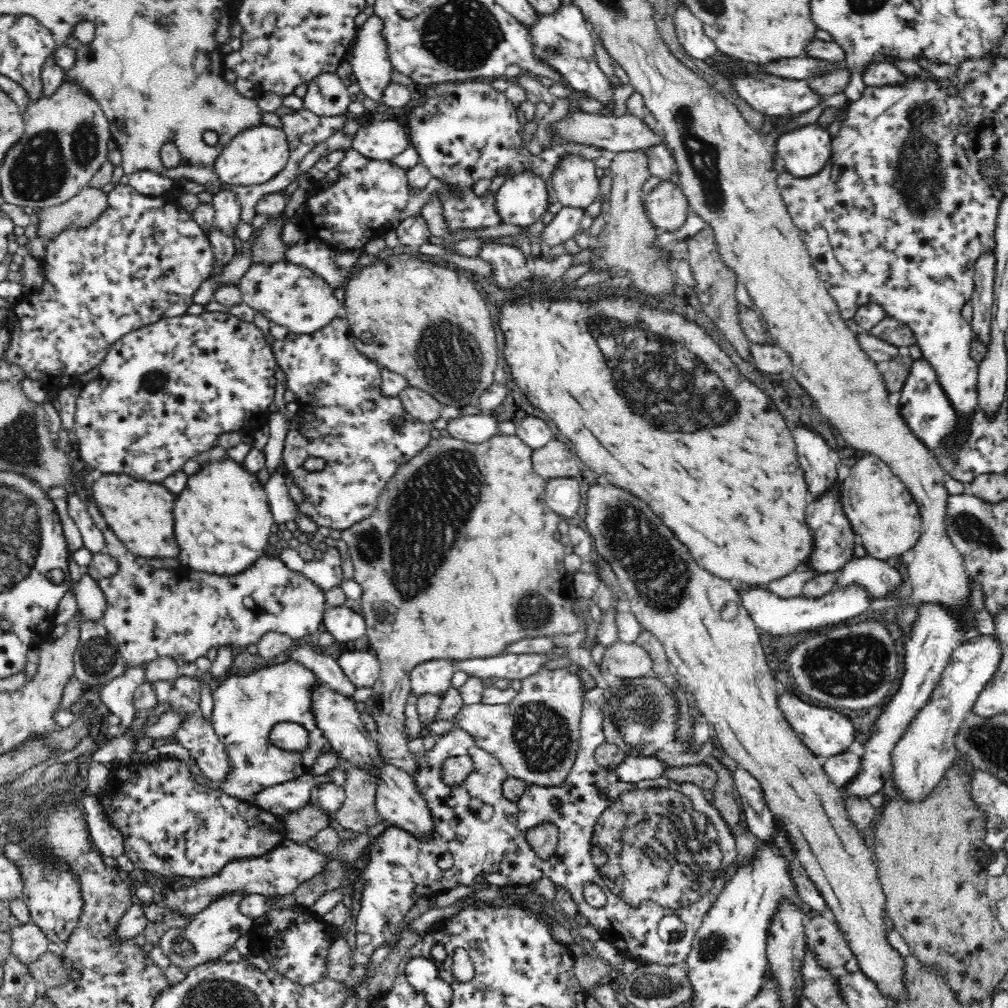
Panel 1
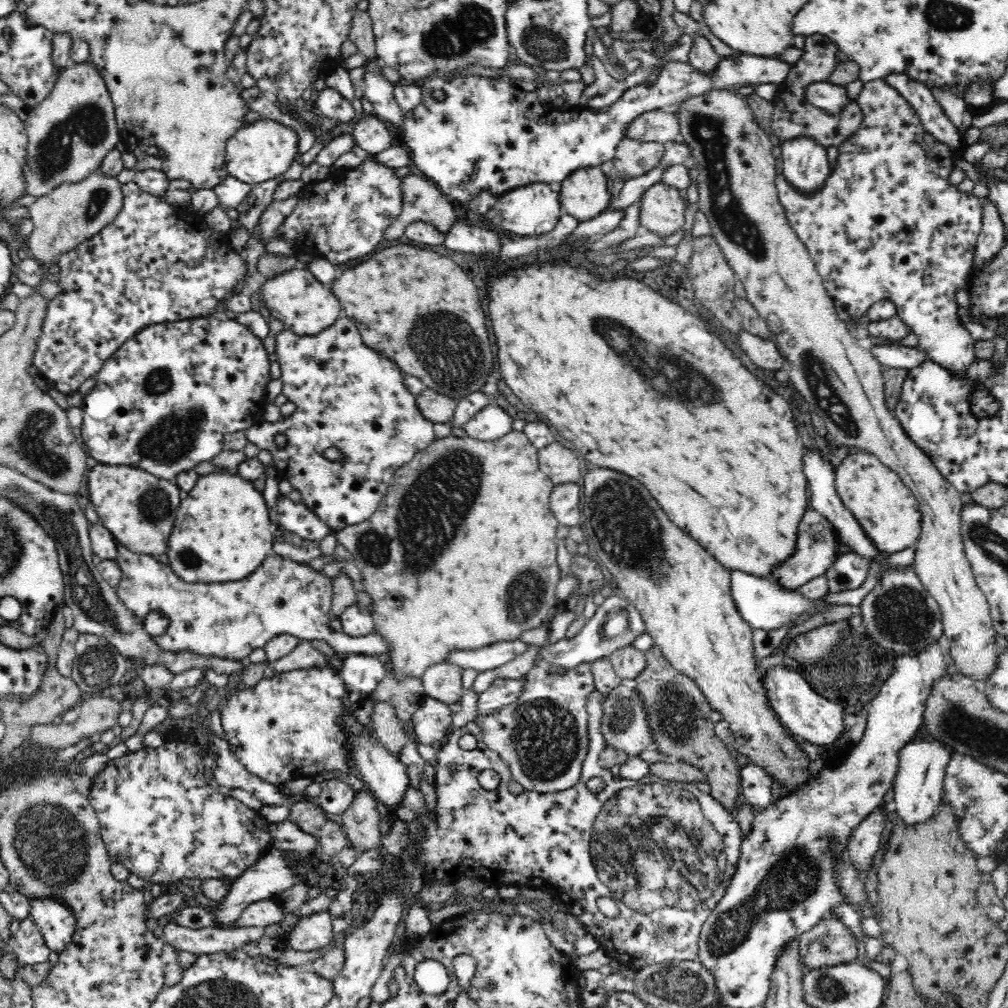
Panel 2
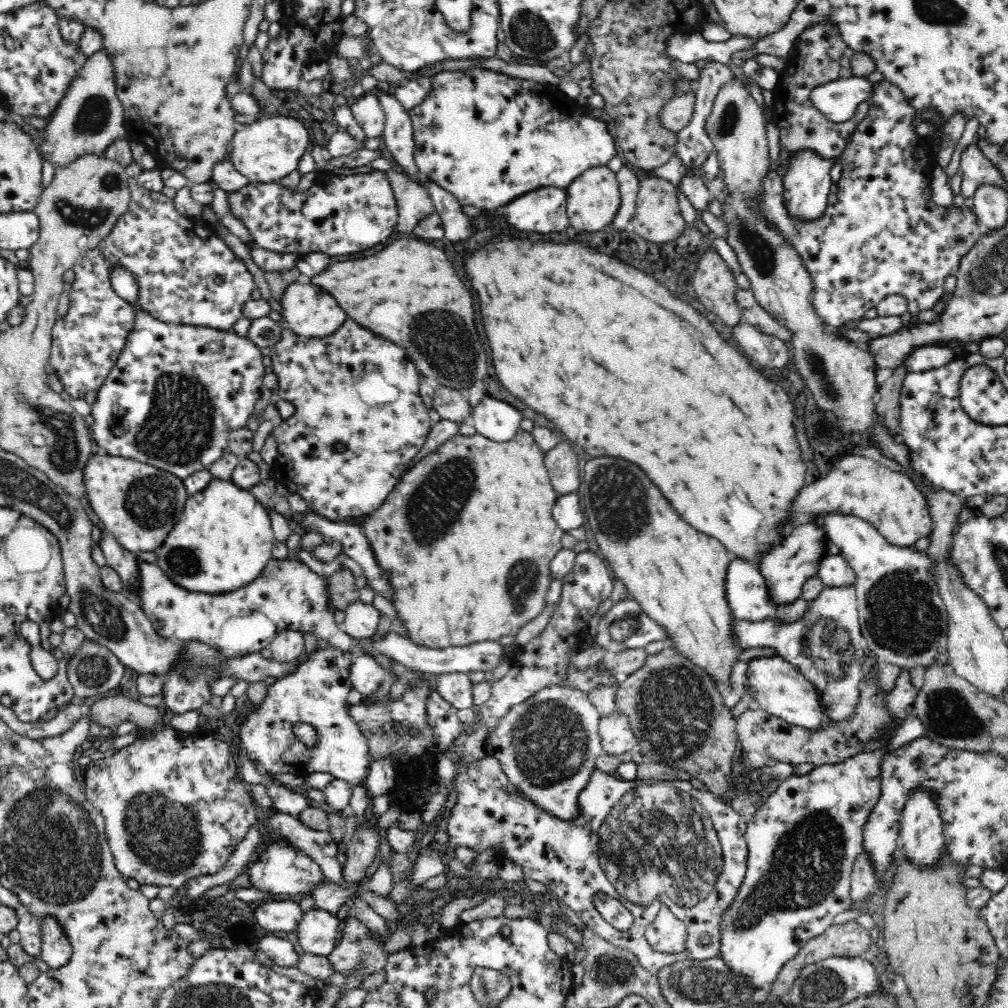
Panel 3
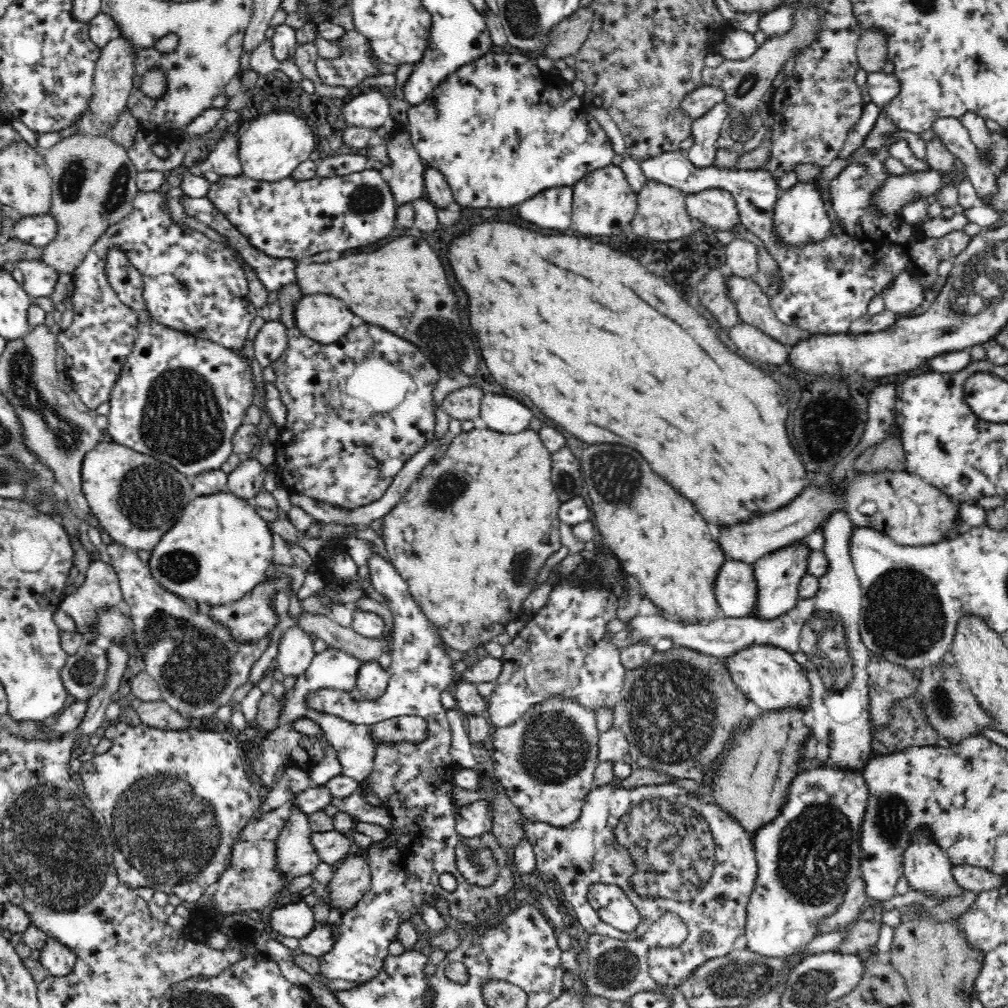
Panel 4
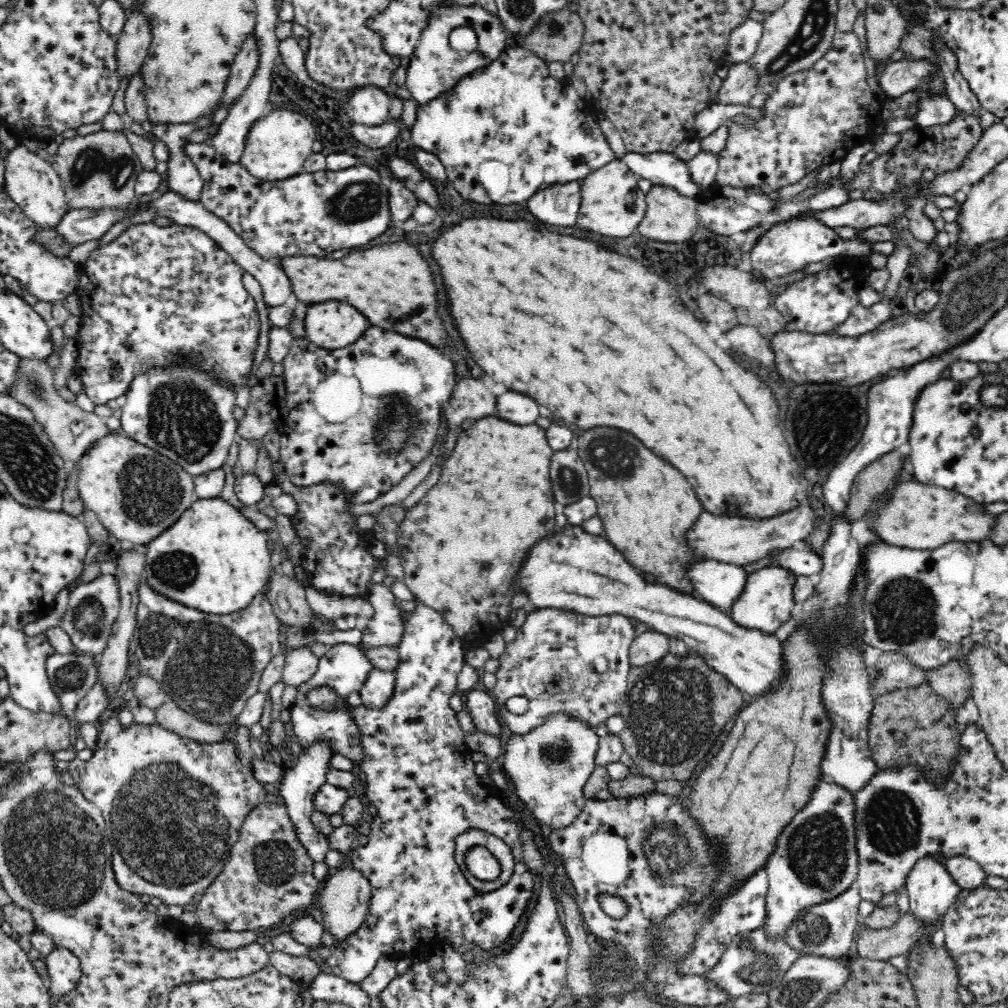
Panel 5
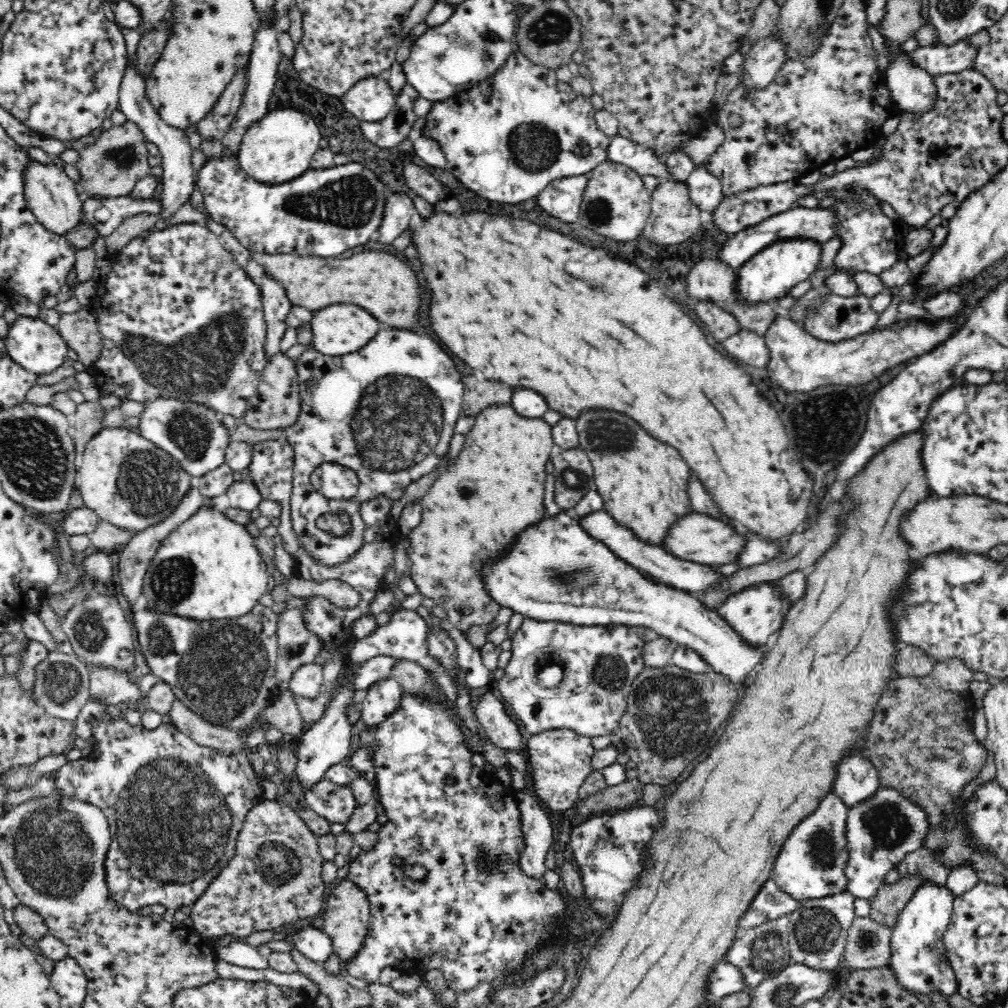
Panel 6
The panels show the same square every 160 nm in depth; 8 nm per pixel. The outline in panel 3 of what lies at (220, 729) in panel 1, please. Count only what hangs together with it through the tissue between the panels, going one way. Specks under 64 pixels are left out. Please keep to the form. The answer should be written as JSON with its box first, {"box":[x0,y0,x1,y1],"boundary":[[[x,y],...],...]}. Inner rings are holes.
{"box":[240,647,373,786],"boundary":[[[334,647],[315,650],[293,673],[277,678],[268,685],[262,703],[253,707],[254,710],[240,722],[240,747],[255,766],[262,766],[266,770],[267,776],[273,779],[277,774],[294,774],[306,779],[314,772],[326,772],[333,779],[344,780],[352,786],[364,784],[373,758],[369,754],[363,732],[350,717],[350,705],[346,700],[348,692],[353,689],[348,679],[348,670],[355,657],[348,651]],[[299,723],[306,723],[316,730],[318,743],[315,746],[306,746],[294,734],[293,726]]]}

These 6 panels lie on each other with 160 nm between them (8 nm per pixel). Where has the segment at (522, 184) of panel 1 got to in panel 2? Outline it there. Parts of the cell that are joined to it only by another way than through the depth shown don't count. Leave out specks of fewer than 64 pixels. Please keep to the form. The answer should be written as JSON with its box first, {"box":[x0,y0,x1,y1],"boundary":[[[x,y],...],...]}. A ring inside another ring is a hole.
{"box":[486,182,560,235],"boundary":[[[532,182],[526,186],[518,186],[497,197],[492,208],[486,213],[486,218],[494,225],[516,235],[540,235],[551,232],[560,218],[560,195],[558,188],[545,183]]]}

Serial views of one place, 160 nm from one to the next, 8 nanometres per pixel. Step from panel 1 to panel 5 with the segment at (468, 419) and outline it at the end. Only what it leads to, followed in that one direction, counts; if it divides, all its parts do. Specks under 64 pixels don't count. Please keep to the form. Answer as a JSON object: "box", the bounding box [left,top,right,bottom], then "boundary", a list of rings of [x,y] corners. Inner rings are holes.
{"box":[494,391,540,426],"boundary":[[[510,391],[498,395],[494,404],[494,415],[514,425],[524,426],[536,422],[540,412],[538,404],[532,398]]]}

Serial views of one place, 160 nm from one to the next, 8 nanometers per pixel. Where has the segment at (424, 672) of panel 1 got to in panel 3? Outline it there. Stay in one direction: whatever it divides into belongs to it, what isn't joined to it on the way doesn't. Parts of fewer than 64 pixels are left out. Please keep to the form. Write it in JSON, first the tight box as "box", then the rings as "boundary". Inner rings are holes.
{"box":[431,673,474,709],"boundary":[[[446,673],[431,676],[431,686],[455,709],[474,708],[473,682],[466,673]]]}

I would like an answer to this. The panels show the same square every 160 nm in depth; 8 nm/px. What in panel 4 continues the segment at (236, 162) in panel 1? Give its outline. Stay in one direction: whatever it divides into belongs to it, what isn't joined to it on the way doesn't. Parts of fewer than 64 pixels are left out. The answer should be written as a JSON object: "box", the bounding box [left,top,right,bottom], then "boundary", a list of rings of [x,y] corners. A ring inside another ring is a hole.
{"box":[236,112,316,182],"boundary":[[[271,112],[252,119],[247,127],[238,132],[236,141],[243,174],[257,181],[268,182],[290,177],[316,148],[316,138],[306,120],[286,112]]]}

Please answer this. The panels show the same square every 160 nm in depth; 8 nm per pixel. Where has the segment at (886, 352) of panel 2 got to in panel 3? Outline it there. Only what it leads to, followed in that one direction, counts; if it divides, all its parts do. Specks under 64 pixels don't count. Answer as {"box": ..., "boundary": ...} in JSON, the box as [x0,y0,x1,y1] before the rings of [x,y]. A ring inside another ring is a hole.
{"box":[902,345,965,373],"boundary":[[[938,345],[914,346],[902,366],[909,373],[931,370],[945,366],[949,361],[955,360],[963,353],[965,353],[965,350],[962,345],[957,346],[955,349],[939,347]]]}

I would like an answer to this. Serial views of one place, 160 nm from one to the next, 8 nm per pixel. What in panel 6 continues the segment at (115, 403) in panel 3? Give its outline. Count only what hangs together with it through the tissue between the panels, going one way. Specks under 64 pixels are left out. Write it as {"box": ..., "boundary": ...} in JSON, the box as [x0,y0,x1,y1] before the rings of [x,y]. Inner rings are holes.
{"box":[134,396,231,478],"boundary":[[[154,396],[144,400],[144,409],[137,417],[139,423],[134,430],[172,455],[193,478],[204,476],[225,463],[224,451],[230,444],[231,431],[222,423],[222,415],[217,410],[191,400]]]}

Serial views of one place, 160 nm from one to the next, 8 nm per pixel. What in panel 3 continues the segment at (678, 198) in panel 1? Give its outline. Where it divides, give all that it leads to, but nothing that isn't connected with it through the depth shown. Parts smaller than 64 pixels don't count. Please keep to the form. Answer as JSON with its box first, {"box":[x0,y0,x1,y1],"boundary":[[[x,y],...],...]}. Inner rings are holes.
{"box":[631,177,688,242],"boundary":[[[649,177],[639,182],[635,213],[631,226],[636,234],[650,242],[671,242],[679,238],[688,227],[678,206],[678,189],[662,177]]]}

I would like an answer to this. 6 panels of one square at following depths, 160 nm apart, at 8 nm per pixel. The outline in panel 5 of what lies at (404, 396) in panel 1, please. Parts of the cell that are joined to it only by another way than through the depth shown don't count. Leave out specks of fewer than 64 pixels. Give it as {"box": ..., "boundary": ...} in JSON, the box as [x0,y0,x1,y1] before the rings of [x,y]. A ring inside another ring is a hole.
{"box":[443,379,496,429],"boundary":[[[458,379],[450,400],[443,406],[446,428],[456,429],[464,420],[494,415],[496,396],[480,379]]]}

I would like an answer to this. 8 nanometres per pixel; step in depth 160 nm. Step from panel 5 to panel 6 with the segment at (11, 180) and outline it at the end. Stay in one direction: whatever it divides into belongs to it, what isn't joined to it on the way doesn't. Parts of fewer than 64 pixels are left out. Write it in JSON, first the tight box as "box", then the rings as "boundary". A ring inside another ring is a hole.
{"box":[22,159,82,236],"boundary":[[[31,159],[22,170],[22,179],[24,179],[24,199],[39,224],[58,236],[67,234],[80,224],[82,199],[76,190],[74,181],[57,165]]]}

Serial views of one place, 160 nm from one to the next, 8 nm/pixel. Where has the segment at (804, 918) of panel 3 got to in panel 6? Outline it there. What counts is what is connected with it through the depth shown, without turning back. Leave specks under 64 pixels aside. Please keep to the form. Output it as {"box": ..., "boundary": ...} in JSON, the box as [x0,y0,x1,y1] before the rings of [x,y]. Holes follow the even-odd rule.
{"box":[771,791,849,901],"boundary":[[[833,791],[828,792],[816,812],[804,818],[788,836],[776,858],[771,879],[794,901],[822,898],[847,890],[845,868],[849,859],[847,831],[848,805]]]}

